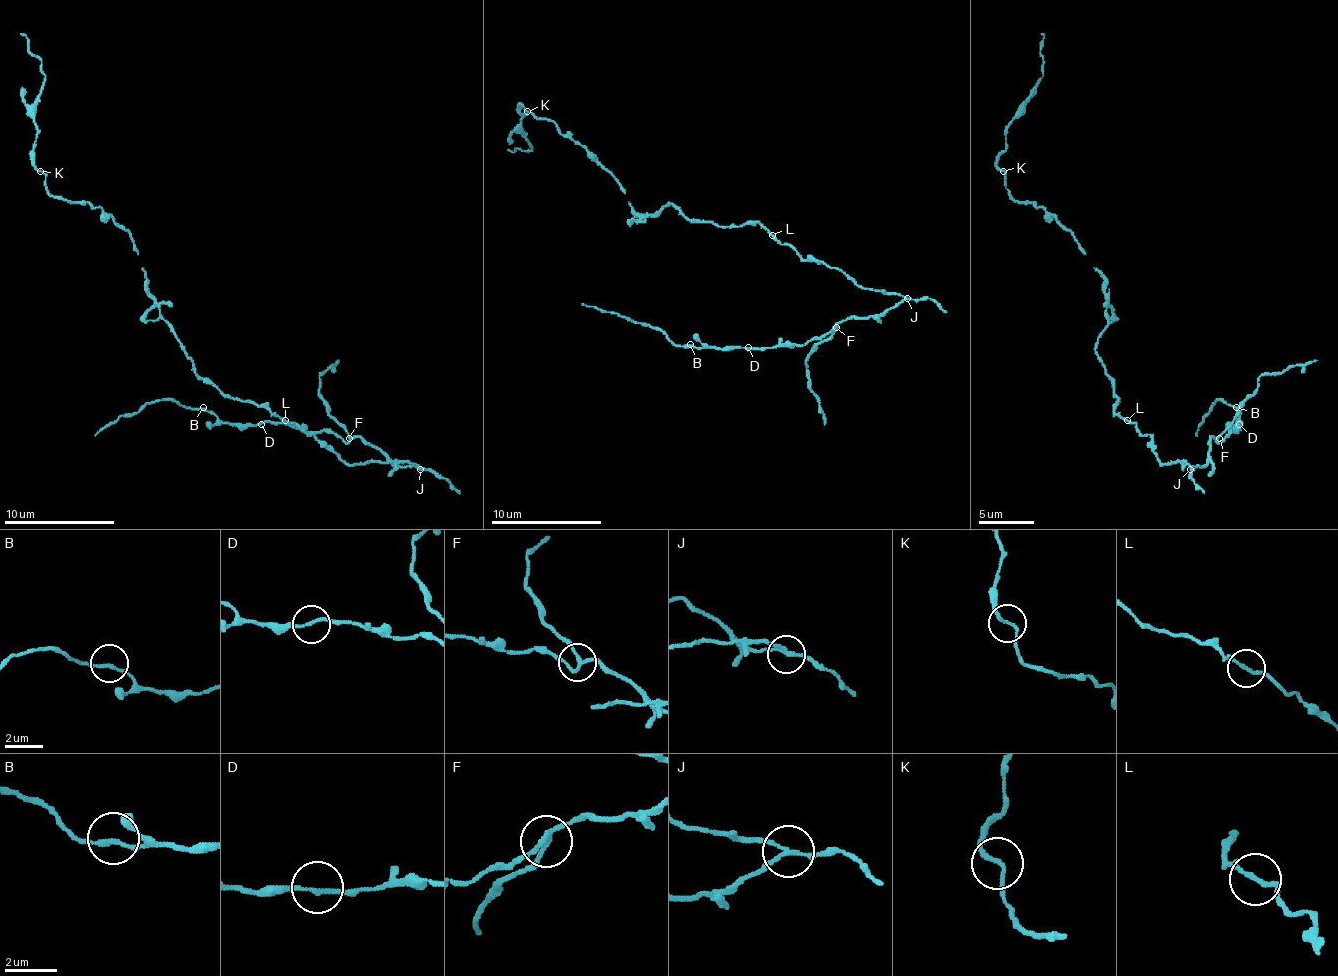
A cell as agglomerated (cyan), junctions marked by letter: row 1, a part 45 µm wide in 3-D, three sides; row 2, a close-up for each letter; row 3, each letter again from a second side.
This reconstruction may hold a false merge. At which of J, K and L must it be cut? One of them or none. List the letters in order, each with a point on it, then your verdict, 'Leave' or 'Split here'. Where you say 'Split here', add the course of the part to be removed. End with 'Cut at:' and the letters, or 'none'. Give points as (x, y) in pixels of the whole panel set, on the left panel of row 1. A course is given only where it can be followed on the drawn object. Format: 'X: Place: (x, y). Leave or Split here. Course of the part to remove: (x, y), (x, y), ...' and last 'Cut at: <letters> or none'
J: Place: (420, 469). Split here. Course of the part to remove: (420, 468), (390, 462), (357, 438), (272, 421), (222, 424), (173, 399), (109, 421), (96, 435)
K: Place: (40, 171). Leave
L: Place: (285, 420). Leave
Cut at: J

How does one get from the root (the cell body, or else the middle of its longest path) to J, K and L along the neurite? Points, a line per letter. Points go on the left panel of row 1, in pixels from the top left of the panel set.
J: (269, 407), (307, 435), (324, 440), (351, 465), (409, 462), (420, 468)
K: (269, 407), (230, 399), (195, 372), (148, 292), (134, 239), (98, 206), (51, 195), (40, 171)
L: (269, 407), (285, 421)

